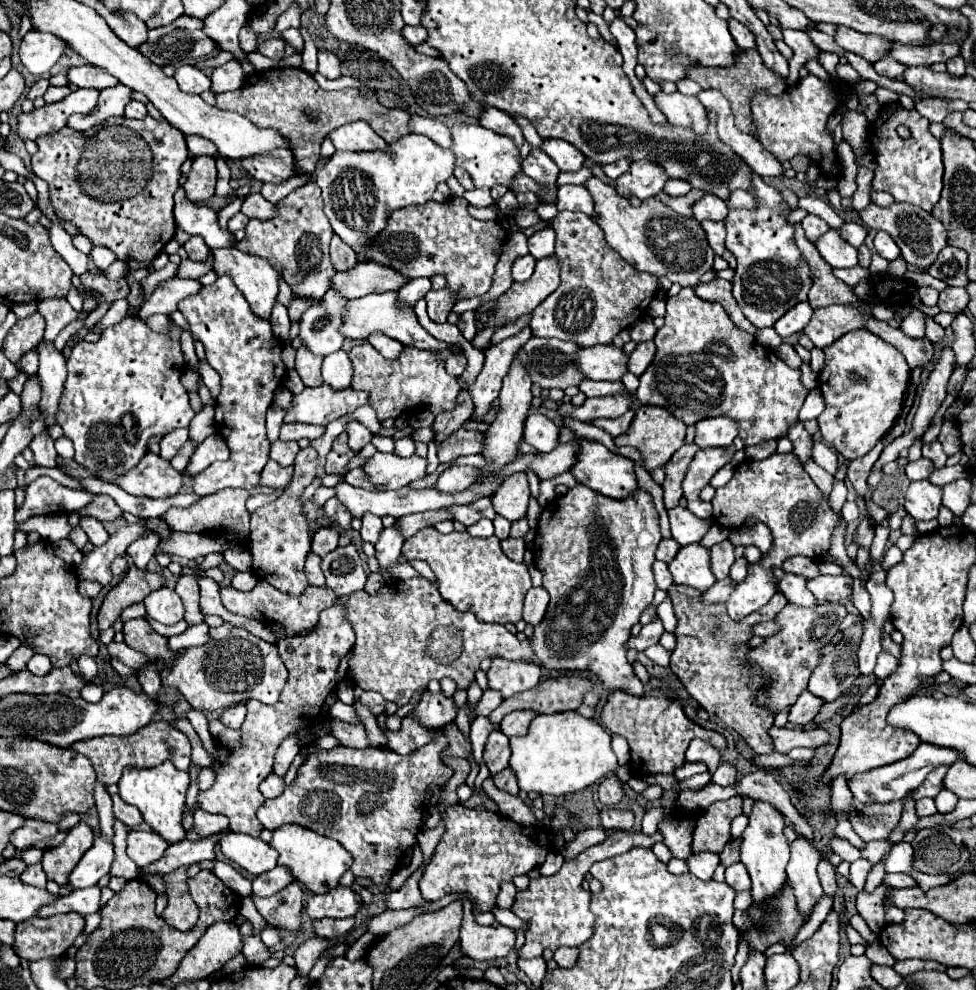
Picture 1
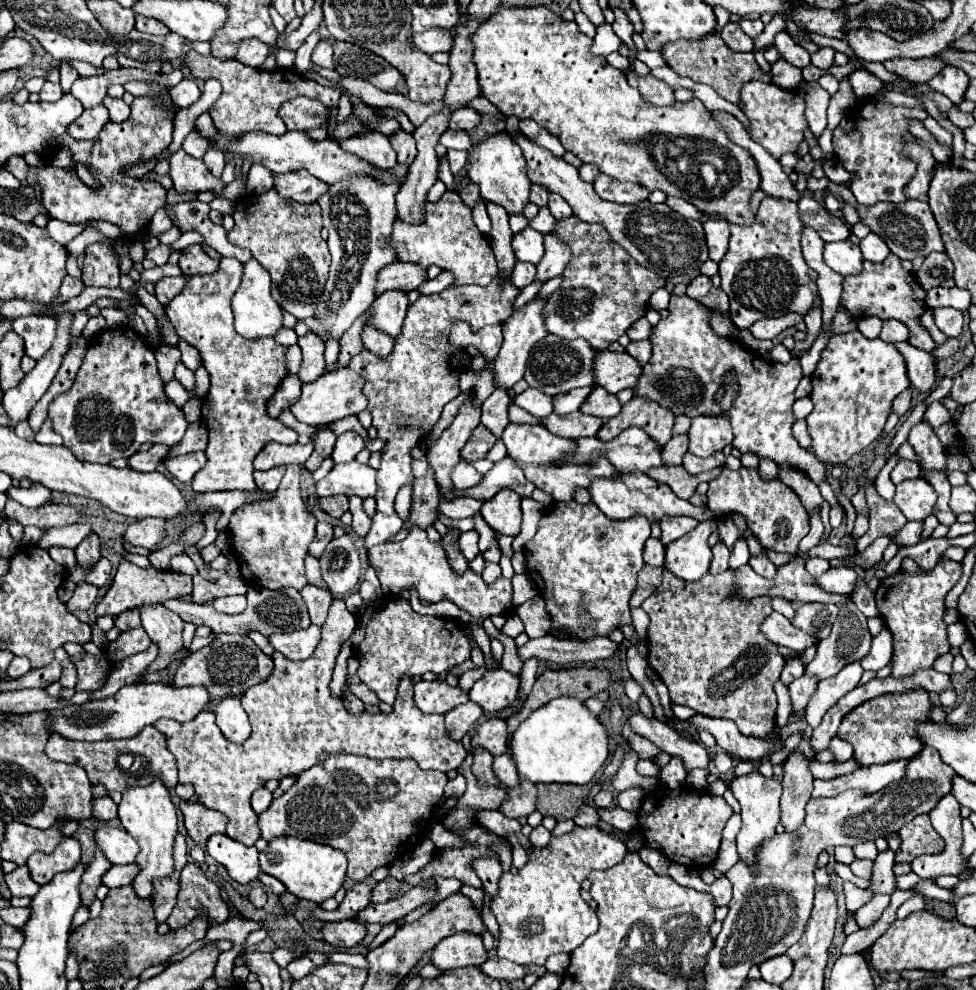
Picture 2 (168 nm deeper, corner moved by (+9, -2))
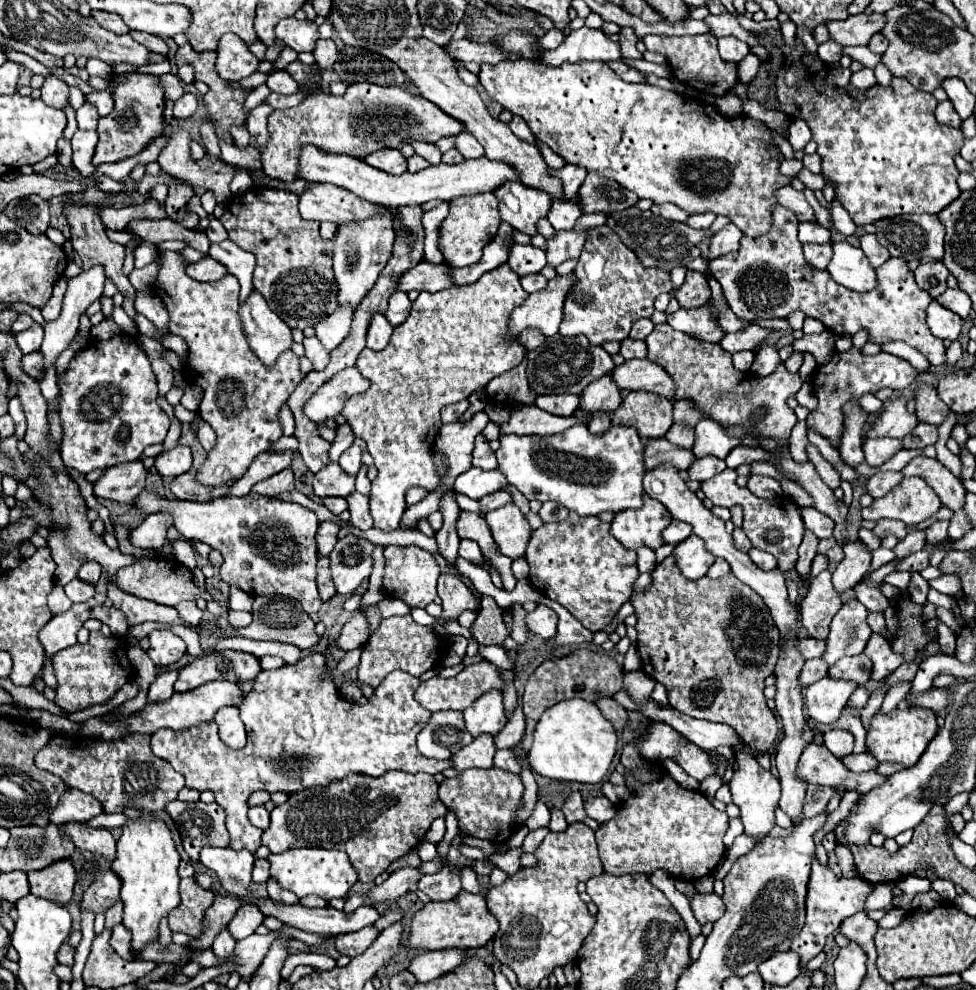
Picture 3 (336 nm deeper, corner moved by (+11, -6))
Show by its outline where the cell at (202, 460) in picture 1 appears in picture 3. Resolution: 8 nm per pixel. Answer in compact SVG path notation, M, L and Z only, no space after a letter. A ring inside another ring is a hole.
M177 446L177 448L171 448L167 452L161 452L157 458L155 458L155 468L161 476L165 478L175 478L183 472L189 472L191 470L191 448L187 446Z

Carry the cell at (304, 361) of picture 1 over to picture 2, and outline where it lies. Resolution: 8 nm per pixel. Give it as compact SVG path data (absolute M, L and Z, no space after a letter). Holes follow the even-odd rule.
M313 332L299 338L297 344L303 350L303 362L301 362L301 368L299 368L297 376L303 384L315 382L325 372L325 368L323 368L323 346L325 344L321 344L317 334L313 334Z

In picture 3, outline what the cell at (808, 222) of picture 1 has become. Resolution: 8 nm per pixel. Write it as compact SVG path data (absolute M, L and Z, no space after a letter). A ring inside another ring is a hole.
M803 244L803 250L805 250L805 260L819 270L825 270L827 264L831 262L833 254L831 244Z

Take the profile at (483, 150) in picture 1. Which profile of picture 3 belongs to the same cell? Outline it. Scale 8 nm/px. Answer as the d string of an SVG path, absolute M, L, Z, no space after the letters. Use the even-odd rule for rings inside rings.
M521 182L503 184L501 190L495 190L495 196L501 204L501 220L527 236L537 234L537 222L547 218L551 208L551 196L547 192L523 186Z

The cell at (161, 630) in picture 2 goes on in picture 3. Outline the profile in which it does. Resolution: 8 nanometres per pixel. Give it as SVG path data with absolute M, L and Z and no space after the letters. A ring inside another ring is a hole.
M153 630L149 640L151 648L147 654L157 666L171 666L185 654L185 642L169 630Z

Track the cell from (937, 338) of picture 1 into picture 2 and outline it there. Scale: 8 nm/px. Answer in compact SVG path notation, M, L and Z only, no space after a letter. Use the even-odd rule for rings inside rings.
M947 338L945 344L939 344L939 346L933 350L933 356L935 356L935 358L949 358L949 356L953 356L957 350L959 350L959 340L957 340L957 338Z

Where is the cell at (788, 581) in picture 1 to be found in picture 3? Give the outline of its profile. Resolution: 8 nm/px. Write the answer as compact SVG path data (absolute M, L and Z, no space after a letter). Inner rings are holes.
M751 548L751 550L749 550L749 556L751 556L751 560L753 560L761 570L773 570L773 568L777 568L777 560L775 560L771 554L763 552L763 550Z

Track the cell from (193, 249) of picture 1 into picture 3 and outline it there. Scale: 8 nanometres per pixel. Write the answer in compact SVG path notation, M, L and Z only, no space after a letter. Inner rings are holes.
M211 256L189 264L187 266L187 276L191 276L197 282L209 282L209 280L221 280L227 274L227 268L223 268L217 260L213 260Z

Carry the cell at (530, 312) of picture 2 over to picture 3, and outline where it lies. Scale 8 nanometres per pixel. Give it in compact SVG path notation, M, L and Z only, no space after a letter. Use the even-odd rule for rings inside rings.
M575 274L555 276L553 280L549 280L545 290L529 294L529 298L519 308L513 310L509 332L513 336L519 336L519 332L525 330L527 326L535 326L543 330L545 336L557 334L563 316L565 296L575 284L577 284Z

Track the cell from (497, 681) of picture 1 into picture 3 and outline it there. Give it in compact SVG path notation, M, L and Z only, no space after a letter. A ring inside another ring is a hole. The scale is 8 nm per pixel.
M495 690L483 694L483 698L473 702L473 706L467 708L463 714L465 714L467 730L473 738L477 738L481 734L495 736L503 730L503 726L507 722L505 710L503 710L503 694L499 694Z

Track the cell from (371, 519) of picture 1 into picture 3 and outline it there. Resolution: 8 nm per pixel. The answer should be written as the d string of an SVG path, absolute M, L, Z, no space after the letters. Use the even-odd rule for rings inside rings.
M353 492L347 496L347 502L349 502L349 512L351 512L351 524L359 530L373 528L373 518L369 514L369 498L359 492Z

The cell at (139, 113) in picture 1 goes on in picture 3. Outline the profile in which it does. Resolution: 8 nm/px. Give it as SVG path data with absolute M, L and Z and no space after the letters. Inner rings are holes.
M101 90L101 92L89 92L85 94L85 102L91 102L99 116L107 116L113 110L113 100L111 100L111 92L109 90Z

